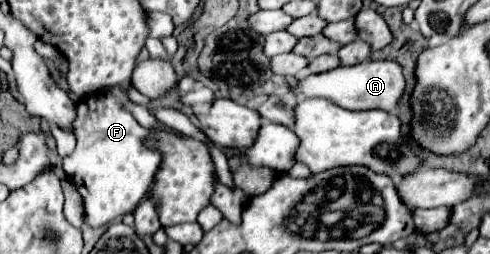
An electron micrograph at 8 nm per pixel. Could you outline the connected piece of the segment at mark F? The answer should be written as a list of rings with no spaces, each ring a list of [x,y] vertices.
[[[119,85],[79,101],[75,119],[77,147],[63,159],[63,171],[71,177],[83,197],[85,223],[95,229],[119,221],[125,213],[131,213],[139,205],[139,201],[147,195],[161,161],[157,151],[149,151],[141,143],[149,131],[121,107],[123,101],[127,101],[127,95]]]

